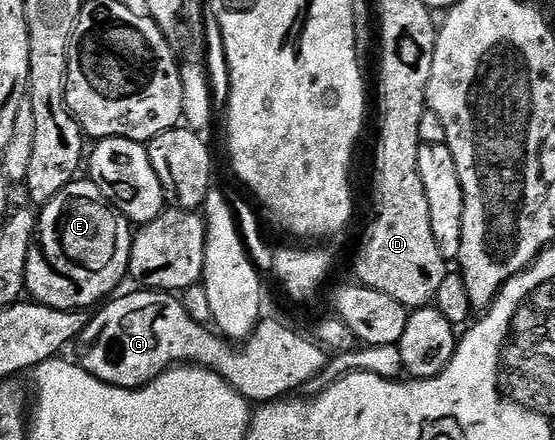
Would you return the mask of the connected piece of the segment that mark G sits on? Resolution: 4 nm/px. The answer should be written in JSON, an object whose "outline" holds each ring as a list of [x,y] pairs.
{"outline":[[[157,290],[134,291],[138,292],[111,299],[103,312],[89,317],[89,324],[81,332],[82,340],[90,340],[84,367],[100,382],[117,388],[143,388],[169,368],[201,366],[216,370],[247,402],[273,402],[297,393],[294,391],[301,384],[327,371],[327,349],[278,320],[260,319],[253,335],[241,346],[235,346],[194,321],[177,295]]]}

